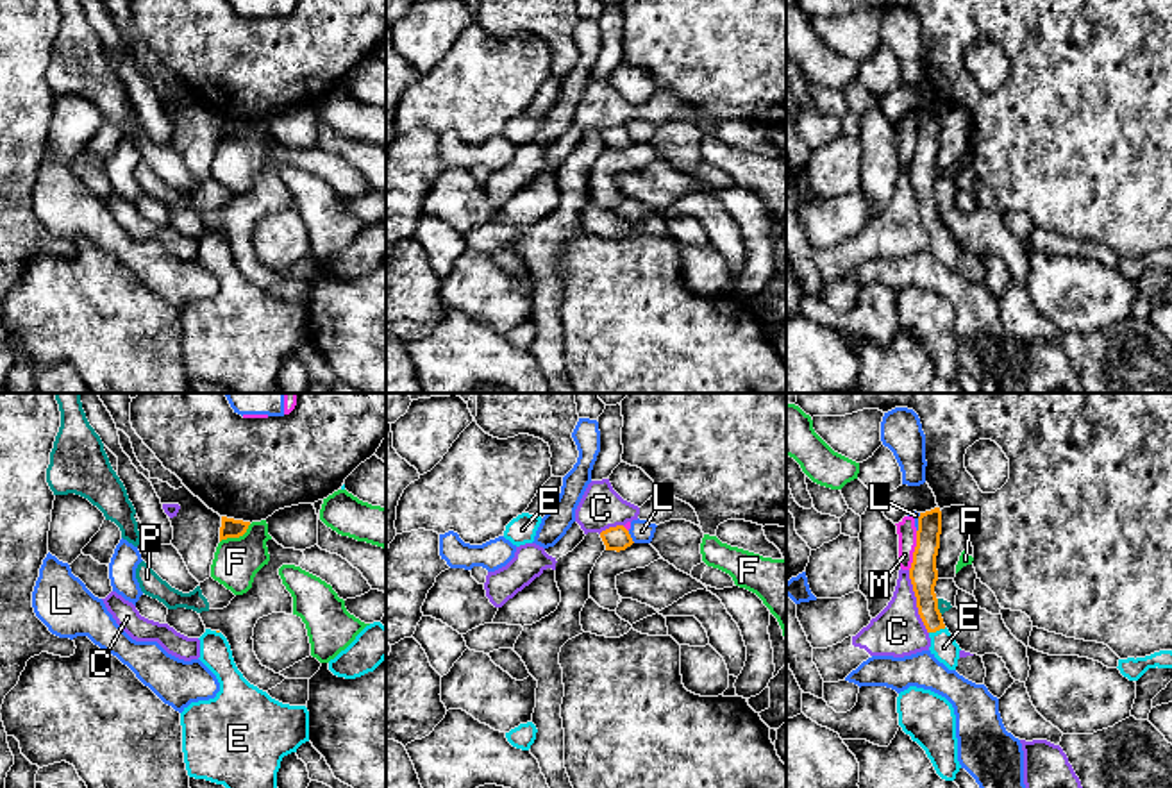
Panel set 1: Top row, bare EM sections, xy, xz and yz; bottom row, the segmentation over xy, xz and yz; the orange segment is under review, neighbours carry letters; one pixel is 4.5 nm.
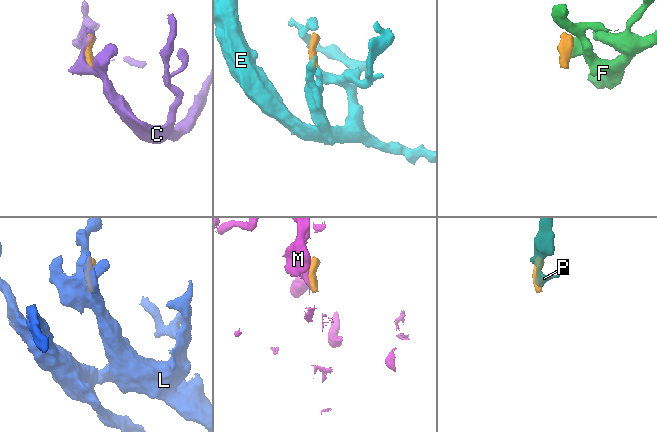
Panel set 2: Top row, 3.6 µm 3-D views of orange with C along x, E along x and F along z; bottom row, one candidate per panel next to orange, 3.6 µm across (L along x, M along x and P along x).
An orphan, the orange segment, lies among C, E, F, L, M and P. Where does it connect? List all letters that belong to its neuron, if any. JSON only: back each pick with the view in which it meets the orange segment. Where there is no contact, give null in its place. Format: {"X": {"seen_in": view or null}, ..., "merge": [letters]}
{"E": {"seen_in": "yz"}, "merge": ["E"]}

